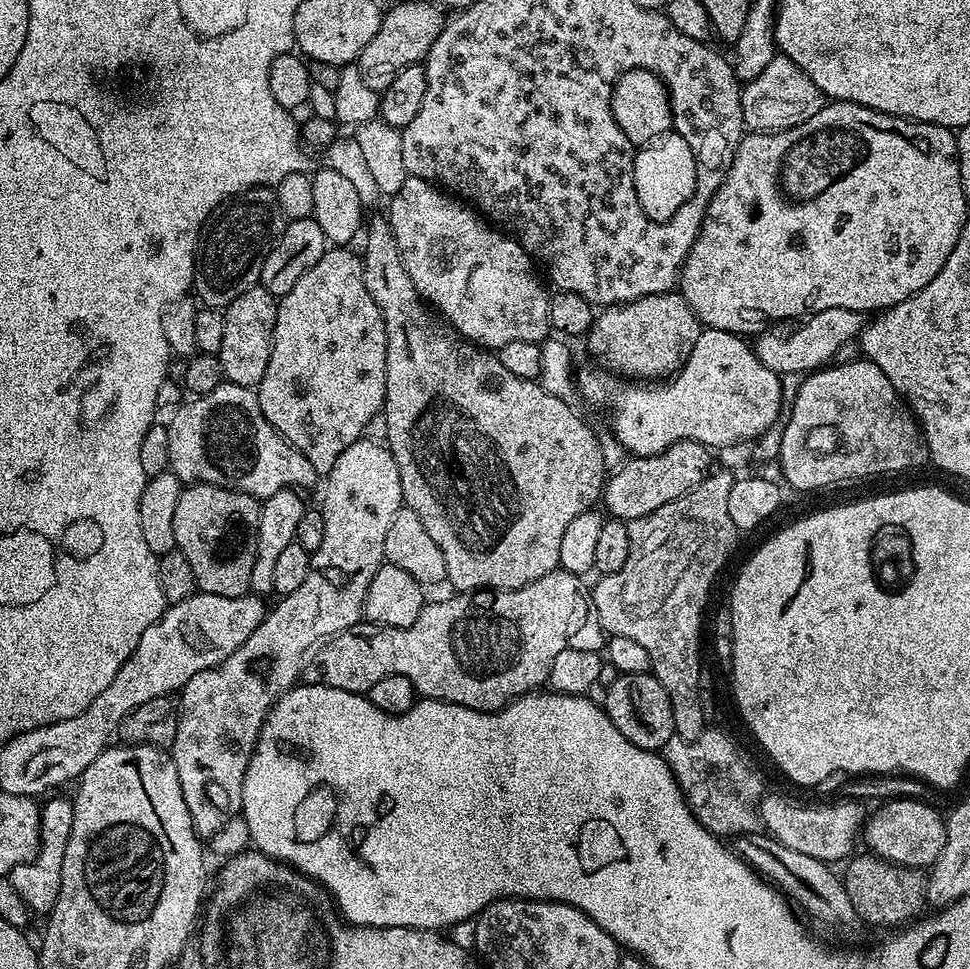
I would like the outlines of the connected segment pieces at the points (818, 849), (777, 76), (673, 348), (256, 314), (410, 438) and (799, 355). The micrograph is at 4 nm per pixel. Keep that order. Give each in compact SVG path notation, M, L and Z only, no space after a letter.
M769 791L760 801L760 822L763 831L782 846L790 850L798 850L798 854L807 854L809 858L818 858L823 864L832 866L835 865L835 860L847 861L853 855L852 847L855 846L856 840L858 844L858 837L861 835L866 819L866 811L864 812L863 808L865 805L855 799L841 799L837 804L824 804L821 808L791 808L786 797Z
M783 54L773 58L758 78L747 81L740 90L740 113L744 115L745 125L754 132L781 132L783 128L798 126L806 122L806 118L814 118L825 103L824 92L818 90L811 78Z
M676 290L650 294L629 304L613 304L601 312L604 313L593 319L586 333L588 352L599 367L607 368L620 378L649 376L656 380L659 376L675 376L688 361L690 350L694 350L694 342L698 342L702 331L700 319Z
M257 286L246 290L246 294L238 294L238 298L234 298L234 302L230 302L228 307L223 309L226 326L222 337L222 350L218 355L227 383L255 389L262 382L266 366L270 362L277 303L277 297Z
M369 215L366 220L364 236L364 281L366 290L370 290L370 298L378 306L386 326L386 394L382 409L382 421L388 427L386 447L392 452L394 462L398 462L398 474L402 478L402 494L404 504L426 526L430 538L438 542L444 559L444 574L447 583L453 584L457 593L475 592L477 590L499 590L502 588L521 588L546 574L560 568L560 547L562 534L566 534L566 526L578 518L578 514L591 512L597 507L606 483L604 457L606 452L599 448L601 437L592 433L588 424L580 421L580 416L573 405L562 402L562 398L554 398L546 394L546 390L535 380L514 378L506 366L502 366L499 355L485 350L464 339L447 320L441 318L429 305L420 299L414 282L410 282L410 274L406 274L406 266L402 262L402 254L398 250L398 242L392 233L390 222L383 215Z
M827 308L814 312L799 322L776 322L759 333L754 340L756 357L781 377L786 374L807 374L825 367L837 359L836 351L859 337L866 323L865 317L854 310Z

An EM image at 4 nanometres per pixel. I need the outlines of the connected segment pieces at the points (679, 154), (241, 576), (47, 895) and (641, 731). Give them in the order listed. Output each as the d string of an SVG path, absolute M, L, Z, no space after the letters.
M671 130L663 133L639 147L633 155L630 183L638 194L638 202L644 213L654 221L668 221L678 207L691 198L698 183L695 149L676 132Z
M189 484L181 487L178 507L174 510L174 538L176 539L176 548L182 554L186 554L186 562L190 562L190 570L194 570L194 578L196 579L196 586L199 591L218 594L226 598L243 596L249 591L250 570L254 570L254 558L256 557L256 527L258 526L258 518L260 517L260 506L261 501L257 500L255 496L251 496L245 492L235 492L229 488L219 488L213 484Z
M60 794L49 795L40 804L40 849L36 851L36 857L14 866L7 875L14 890L18 892L18 898L22 898L22 902L26 902L33 913L47 914L52 911L62 886L62 858L66 858L66 842L70 842L70 830L74 826L72 800L56 795Z
M651 671L617 675L616 680L606 685L603 691L604 713L608 715L610 722L614 722L614 726L618 726L622 738L634 742L634 746L642 750L660 752L670 738L676 735L674 710L670 706L671 698L666 694L662 682L658 682L658 678L653 676Z

